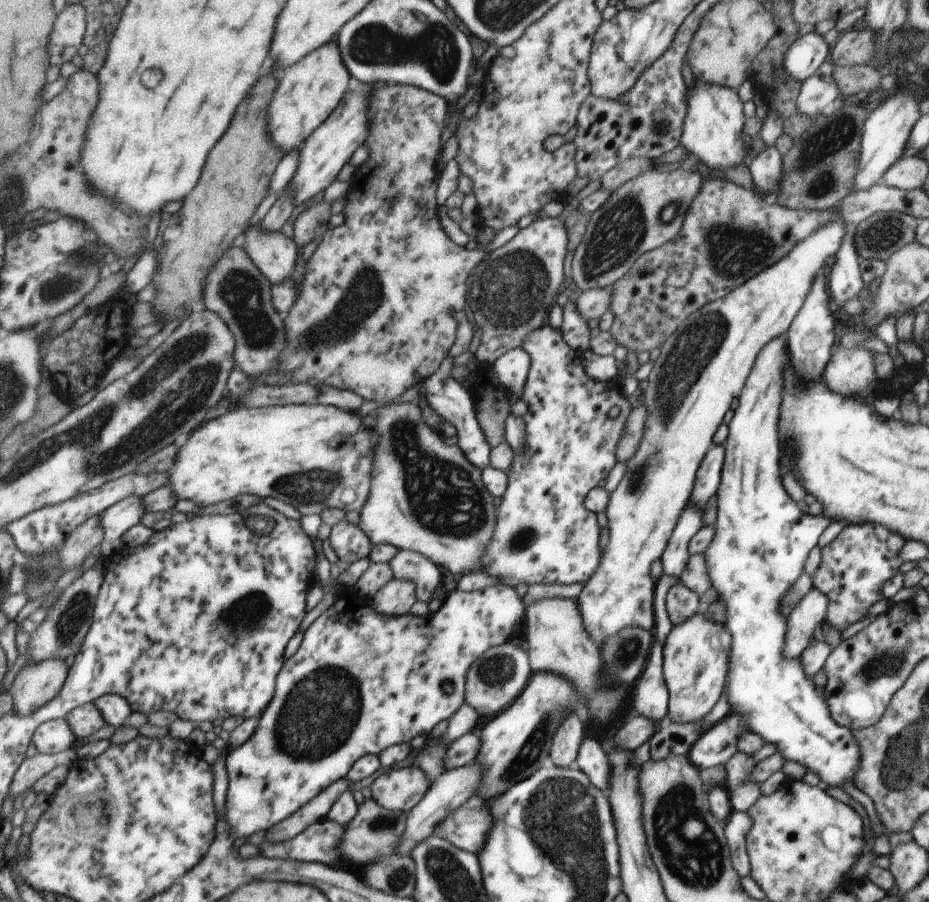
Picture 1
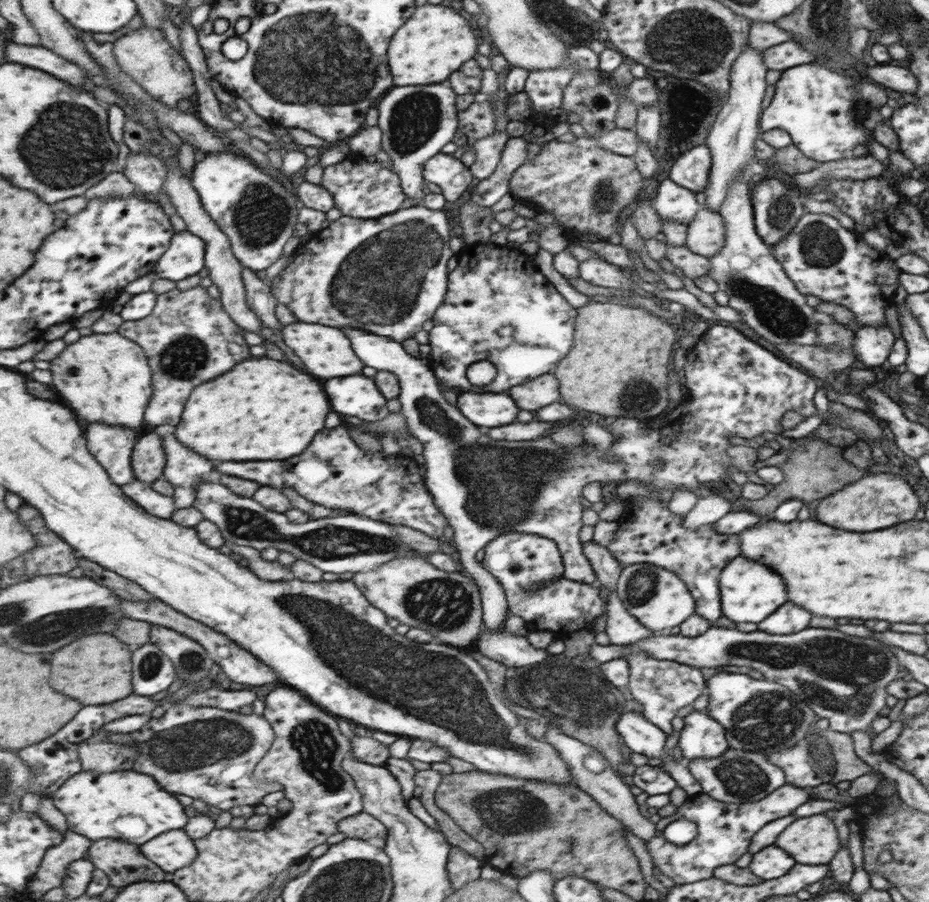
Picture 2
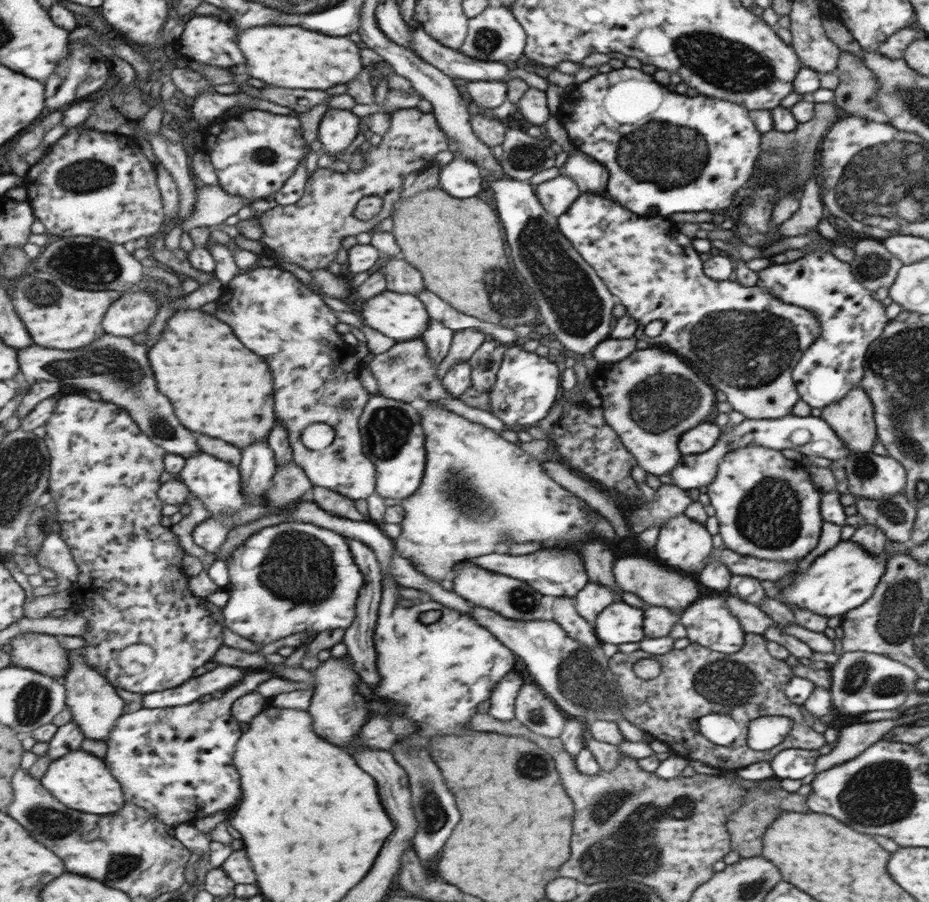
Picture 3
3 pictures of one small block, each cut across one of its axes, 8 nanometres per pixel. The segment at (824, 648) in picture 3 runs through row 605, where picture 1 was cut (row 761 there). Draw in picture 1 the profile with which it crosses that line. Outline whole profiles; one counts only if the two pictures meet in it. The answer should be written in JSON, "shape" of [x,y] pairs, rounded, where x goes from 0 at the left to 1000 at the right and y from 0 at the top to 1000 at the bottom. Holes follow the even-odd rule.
{"shape":[[[794,833],[780,847],[783,854],[781,874],[786,884],[788,899],[804,900],[818,885],[818,869],[807,865],[814,843],[809,837]]]}

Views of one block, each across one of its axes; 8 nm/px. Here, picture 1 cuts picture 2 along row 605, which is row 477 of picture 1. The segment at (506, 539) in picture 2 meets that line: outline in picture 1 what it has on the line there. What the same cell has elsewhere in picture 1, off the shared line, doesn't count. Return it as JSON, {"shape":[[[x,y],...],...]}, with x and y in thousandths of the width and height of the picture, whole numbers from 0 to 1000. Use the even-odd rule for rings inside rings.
{"shape":[[[591,358],[583,359],[581,364],[573,366],[564,375],[561,385],[572,397],[572,404],[565,420],[564,437],[562,437],[562,443],[568,450],[568,457],[562,463],[566,472],[566,494],[562,499],[564,503],[552,503],[551,519],[546,523],[546,542],[539,550],[538,576],[534,576],[533,593],[525,601],[525,608],[521,610],[521,621],[517,621],[517,633],[527,636],[532,641],[538,641],[543,647],[551,651],[558,650],[558,647],[624,647],[624,645],[632,645],[633,641],[640,636],[646,620],[650,616],[650,603],[646,603],[646,579],[644,579],[643,570],[632,564],[631,552],[636,543],[642,541],[643,537],[646,537],[647,532],[654,530],[654,524],[665,512],[665,508],[661,508],[661,501],[665,501],[667,488],[672,486],[672,475],[675,473],[676,461],[678,461],[678,446],[659,428],[659,424],[651,425],[635,419],[629,412],[626,391],[616,386],[607,377],[604,366],[594,364]]]}

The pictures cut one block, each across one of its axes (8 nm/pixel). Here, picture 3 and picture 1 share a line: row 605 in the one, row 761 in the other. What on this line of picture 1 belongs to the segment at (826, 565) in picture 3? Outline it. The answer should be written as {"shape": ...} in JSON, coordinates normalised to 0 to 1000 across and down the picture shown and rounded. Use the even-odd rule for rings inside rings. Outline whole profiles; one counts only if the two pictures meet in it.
{"shape":[[[835,377],[835,381],[829,381],[827,386],[822,386],[822,395],[818,395],[818,404],[814,404],[814,412],[809,412],[809,421],[805,421],[805,430],[801,430],[801,439],[797,439],[797,450],[786,468],[786,483],[779,492],[779,497],[784,497],[784,514],[779,514],[779,537],[775,537],[775,545],[773,550],[773,576],[769,581],[769,599],[764,601],[762,610],[760,610],[760,625],[762,625],[762,639],[766,645],[766,652],[773,659],[773,665],[779,670],[781,676],[781,698],[788,705],[788,718],[784,725],[784,776],[788,783],[789,789],[801,794],[805,807],[814,814],[820,816],[822,823],[833,825],[835,831],[846,840],[846,843],[855,843],[863,849],[868,849],[870,854],[874,854],[881,863],[883,863],[884,871],[896,871],[896,874],[909,874],[909,869],[913,867],[919,868],[921,856],[926,854],[926,845],[928,845],[929,835],[926,834],[926,826],[917,810],[909,805],[904,805],[895,794],[891,780],[889,780],[888,772],[885,772],[876,758],[874,752],[868,749],[865,738],[861,734],[861,729],[846,729],[844,727],[844,714],[846,714],[846,685],[840,678],[840,667],[844,663],[844,659],[850,654],[850,650],[859,643],[859,639],[865,632],[865,623],[872,614],[872,610],[878,605],[881,596],[889,588],[889,583],[893,581],[893,576],[889,572],[870,572],[865,565],[859,563],[859,559],[850,552],[850,548],[846,545],[844,537],[842,537],[842,528],[840,528],[840,492],[837,492],[837,452],[840,452],[840,443],[842,443],[842,410],[844,410],[844,395],[846,395],[846,381],[842,377]]]}

